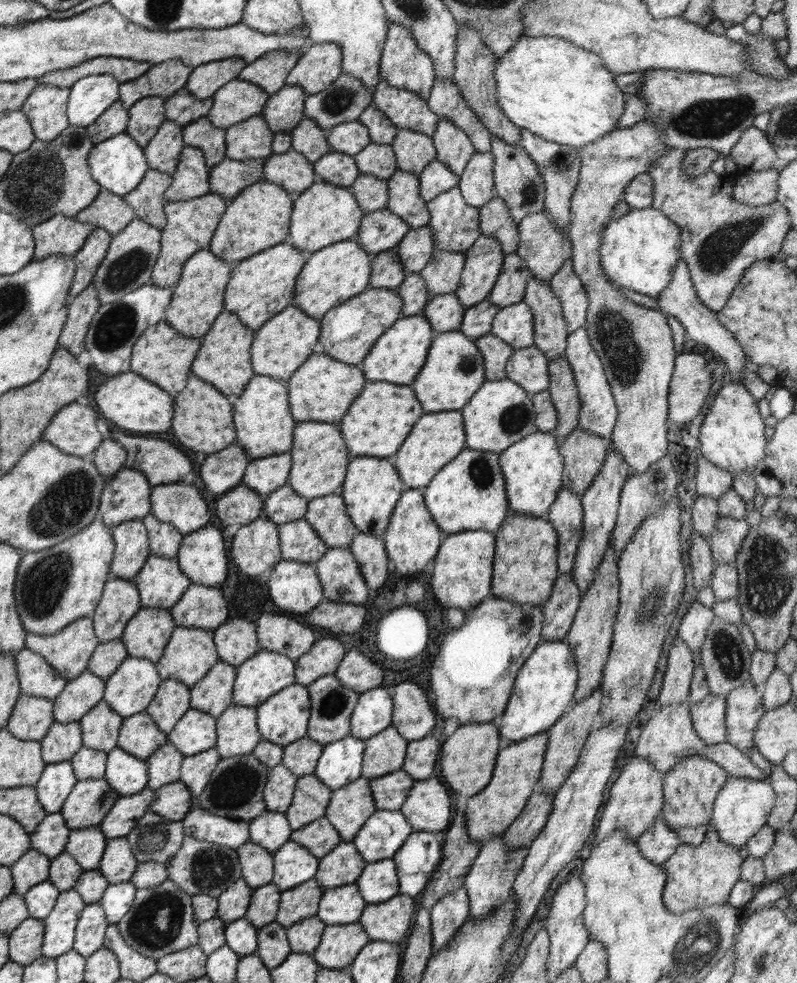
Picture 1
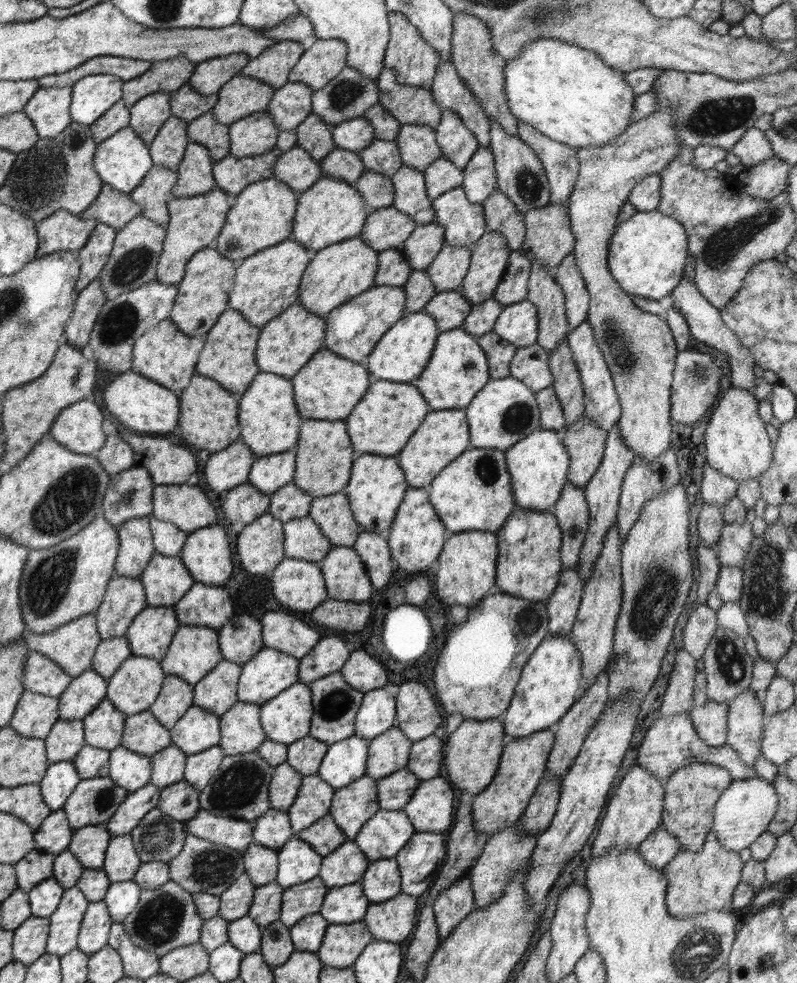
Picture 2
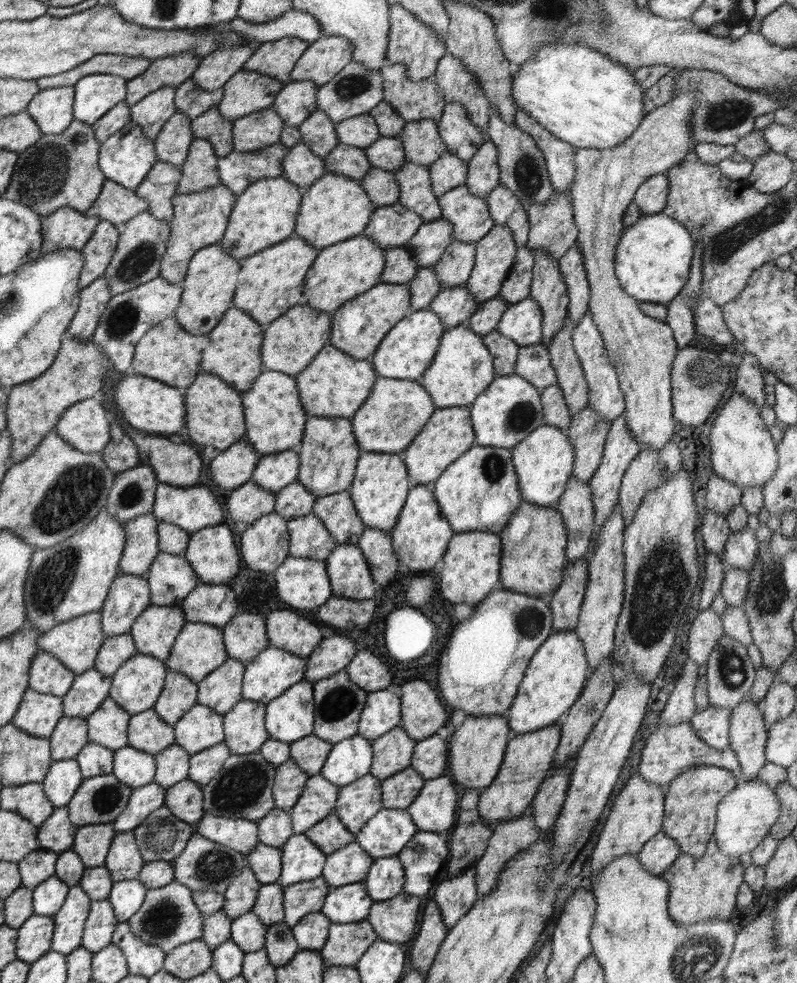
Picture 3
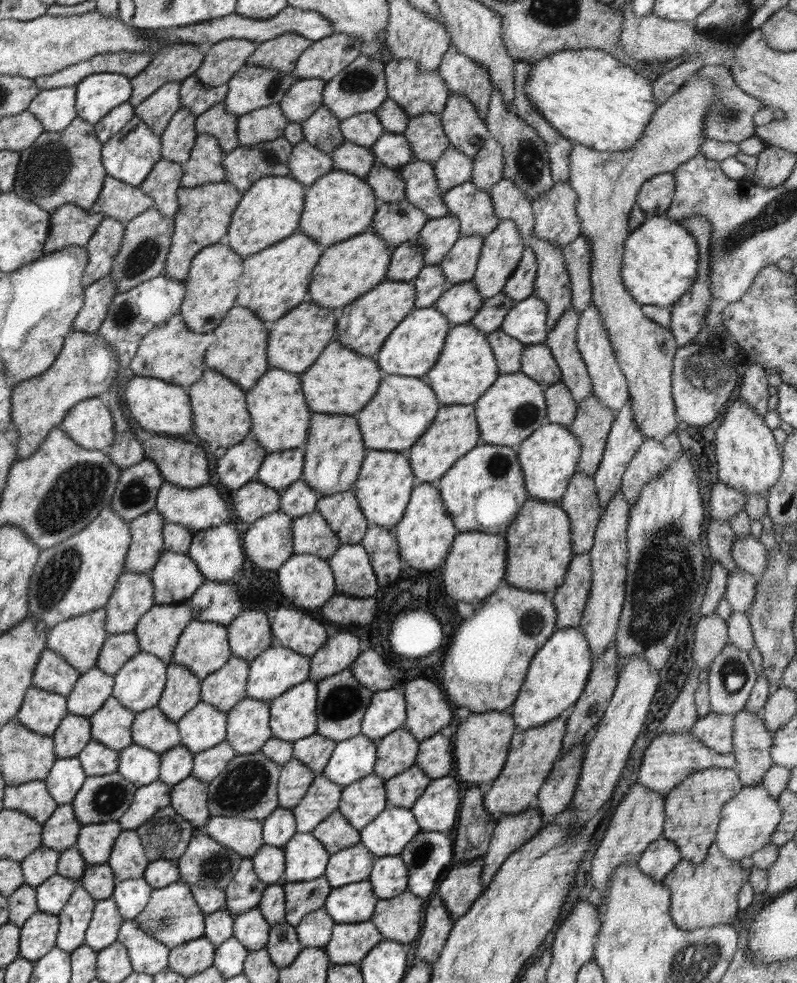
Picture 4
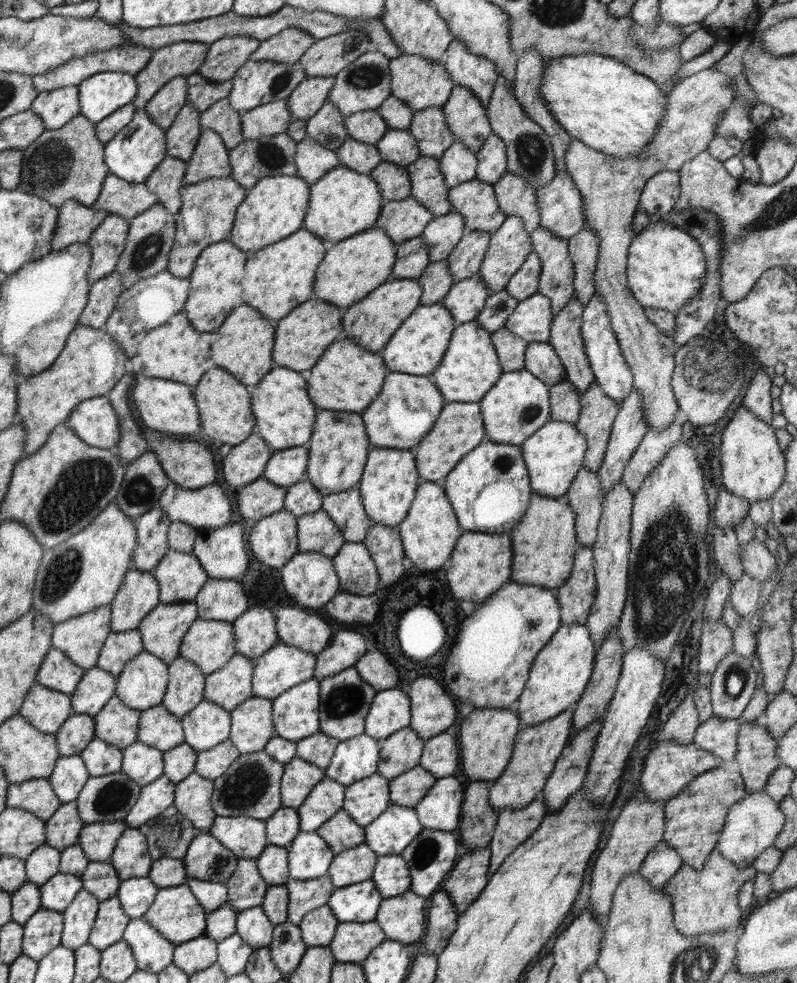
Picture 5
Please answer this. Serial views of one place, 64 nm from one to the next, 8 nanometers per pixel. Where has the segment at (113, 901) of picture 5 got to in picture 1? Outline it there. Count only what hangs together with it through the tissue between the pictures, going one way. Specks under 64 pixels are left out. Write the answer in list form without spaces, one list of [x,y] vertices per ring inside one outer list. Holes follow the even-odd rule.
[[[99,903],[86,905],[75,928],[73,949],[87,959],[103,947],[108,925],[104,909]]]

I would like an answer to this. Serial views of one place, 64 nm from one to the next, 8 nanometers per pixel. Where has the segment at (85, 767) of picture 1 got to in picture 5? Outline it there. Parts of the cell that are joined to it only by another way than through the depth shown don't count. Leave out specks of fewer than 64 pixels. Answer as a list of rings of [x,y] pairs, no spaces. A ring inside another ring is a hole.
[[[94,737],[79,756],[85,762],[90,777],[121,771],[123,752],[100,738]]]

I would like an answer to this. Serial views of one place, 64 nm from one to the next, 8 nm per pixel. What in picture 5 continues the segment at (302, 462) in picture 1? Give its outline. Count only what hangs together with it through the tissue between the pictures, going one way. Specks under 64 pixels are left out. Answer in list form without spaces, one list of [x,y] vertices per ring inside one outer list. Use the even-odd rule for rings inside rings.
[[[319,409],[312,434],[306,444],[309,450],[306,477],[323,494],[352,489],[362,478],[371,448],[361,413]]]

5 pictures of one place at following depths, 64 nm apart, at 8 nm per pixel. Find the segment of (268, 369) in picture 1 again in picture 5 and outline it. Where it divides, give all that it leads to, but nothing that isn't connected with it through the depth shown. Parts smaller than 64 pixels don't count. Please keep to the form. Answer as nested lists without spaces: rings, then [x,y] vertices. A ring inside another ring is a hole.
[[[312,296],[291,310],[284,318],[274,322],[276,324],[276,338],[272,349],[274,366],[306,374],[318,362],[326,348],[342,337],[342,315],[342,308]]]

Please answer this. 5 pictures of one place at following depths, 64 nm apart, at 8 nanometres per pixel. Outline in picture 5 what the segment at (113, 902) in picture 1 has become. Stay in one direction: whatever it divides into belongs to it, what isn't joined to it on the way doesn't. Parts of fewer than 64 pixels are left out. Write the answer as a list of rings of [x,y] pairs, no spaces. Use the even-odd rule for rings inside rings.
[[[148,877],[128,878],[121,881],[117,890],[124,912],[132,919],[140,918],[154,902],[160,889]]]

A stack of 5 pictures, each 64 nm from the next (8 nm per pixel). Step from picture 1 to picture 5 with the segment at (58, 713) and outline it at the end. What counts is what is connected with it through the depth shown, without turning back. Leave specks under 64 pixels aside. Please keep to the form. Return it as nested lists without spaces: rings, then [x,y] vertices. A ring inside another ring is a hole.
[[[98,667],[85,670],[76,691],[71,695],[73,714],[98,714],[115,696],[117,679]]]

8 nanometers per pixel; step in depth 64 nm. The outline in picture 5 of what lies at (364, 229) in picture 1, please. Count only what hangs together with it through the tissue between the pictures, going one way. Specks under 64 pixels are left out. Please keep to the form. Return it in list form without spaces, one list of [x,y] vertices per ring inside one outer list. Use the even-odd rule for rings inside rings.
[[[410,196],[400,201],[384,202],[373,228],[382,229],[392,242],[400,245],[410,238],[421,236],[434,217],[422,203]]]

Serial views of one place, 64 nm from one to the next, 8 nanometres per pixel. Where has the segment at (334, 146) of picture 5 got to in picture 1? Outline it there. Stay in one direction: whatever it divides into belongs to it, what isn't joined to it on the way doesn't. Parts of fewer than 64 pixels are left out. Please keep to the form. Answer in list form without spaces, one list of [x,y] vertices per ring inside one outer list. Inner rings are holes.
[[[304,118],[291,131],[291,148],[303,154],[306,160],[315,163],[321,156],[331,152],[330,143],[328,143],[327,133],[318,127],[318,123],[311,118]]]

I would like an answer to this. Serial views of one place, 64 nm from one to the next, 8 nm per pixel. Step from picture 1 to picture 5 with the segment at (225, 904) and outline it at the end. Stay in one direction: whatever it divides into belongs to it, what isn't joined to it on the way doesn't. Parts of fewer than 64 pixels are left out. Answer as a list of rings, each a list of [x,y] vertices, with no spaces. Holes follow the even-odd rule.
[[[239,858],[236,870],[225,882],[227,902],[239,913],[261,906],[269,884],[260,876],[255,859]]]

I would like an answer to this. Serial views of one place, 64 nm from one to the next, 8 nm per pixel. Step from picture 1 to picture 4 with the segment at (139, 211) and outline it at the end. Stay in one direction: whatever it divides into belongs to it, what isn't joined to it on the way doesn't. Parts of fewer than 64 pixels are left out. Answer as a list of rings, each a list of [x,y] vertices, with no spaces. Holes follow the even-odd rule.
[[[160,159],[139,186],[142,192],[154,199],[154,208],[160,214],[173,218],[178,211],[178,193],[183,177],[183,164]]]

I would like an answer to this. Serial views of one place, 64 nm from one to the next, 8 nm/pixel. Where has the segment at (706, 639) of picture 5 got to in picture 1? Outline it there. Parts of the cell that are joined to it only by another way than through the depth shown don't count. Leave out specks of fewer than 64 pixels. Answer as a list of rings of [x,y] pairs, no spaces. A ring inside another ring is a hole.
[[[694,601],[690,610],[684,614],[684,620],[680,622],[678,629],[678,636],[692,652],[702,648],[706,631],[714,622],[714,618],[715,615],[711,608],[703,606],[698,601]]]

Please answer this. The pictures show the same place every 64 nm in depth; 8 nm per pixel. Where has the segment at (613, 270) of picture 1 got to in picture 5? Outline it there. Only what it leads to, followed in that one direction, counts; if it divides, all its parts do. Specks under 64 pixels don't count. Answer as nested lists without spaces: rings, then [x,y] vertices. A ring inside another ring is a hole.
[[[652,219],[630,243],[626,278],[630,292],[644,308],[676,313],[702,288],[706,259],[698,241],[686,231],[666,221]]]

